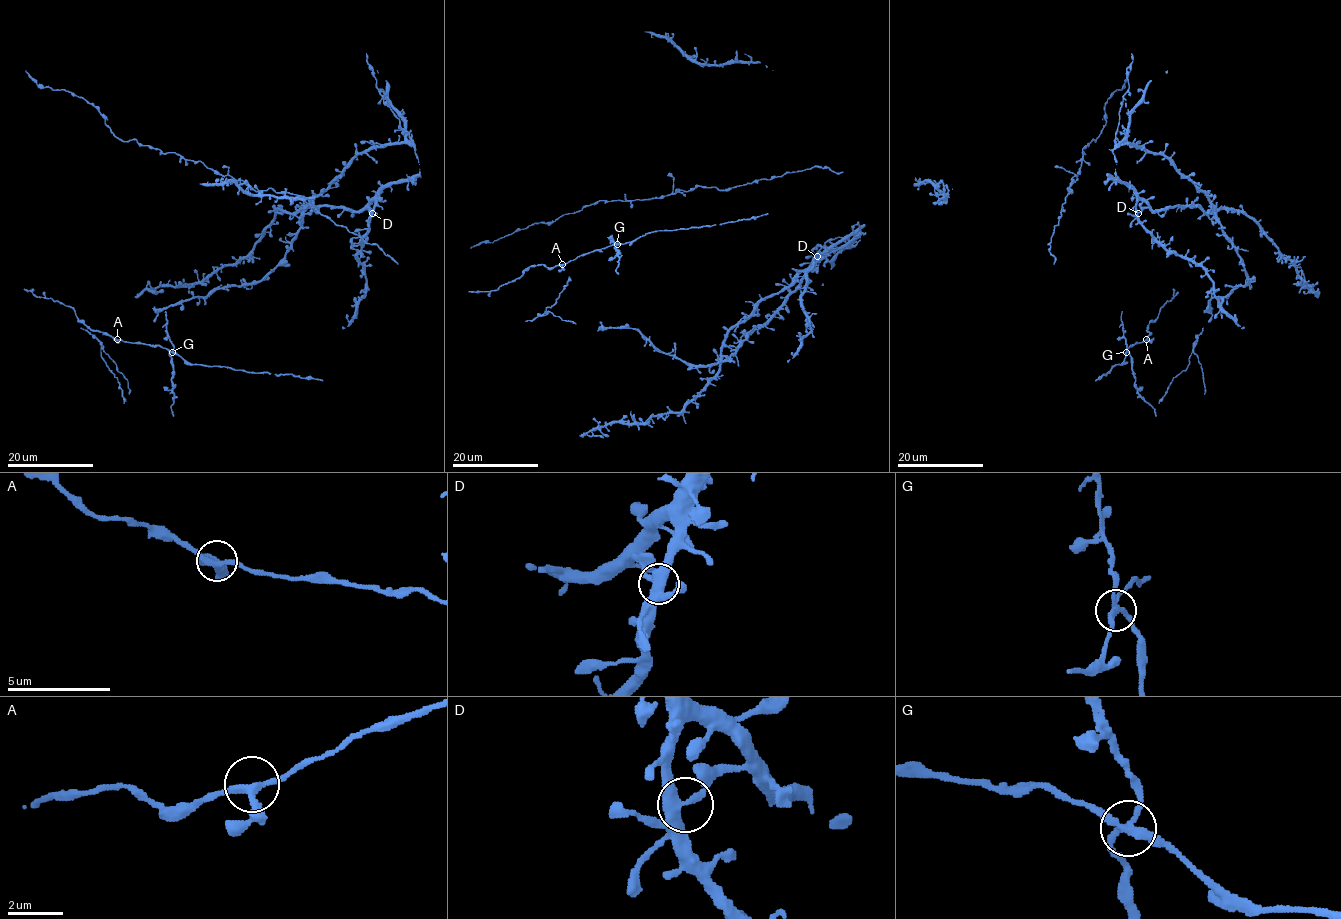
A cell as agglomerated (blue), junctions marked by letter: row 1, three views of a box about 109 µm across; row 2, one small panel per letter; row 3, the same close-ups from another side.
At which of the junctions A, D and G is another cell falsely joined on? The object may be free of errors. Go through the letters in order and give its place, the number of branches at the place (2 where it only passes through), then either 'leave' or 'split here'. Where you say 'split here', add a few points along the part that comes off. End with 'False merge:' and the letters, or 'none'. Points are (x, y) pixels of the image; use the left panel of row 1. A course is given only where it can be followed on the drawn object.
A: (117, 339) | 3 | leave
D: (372, 213) | 4 | leave
G: (172, 352) | 4 | split here
False merge: G

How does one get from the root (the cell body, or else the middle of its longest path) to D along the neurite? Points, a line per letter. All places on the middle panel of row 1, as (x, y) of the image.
D: (820, 261), (845, 247), (860, 231), (865, 233), (849, 234), (824, 254), (817, 256)

